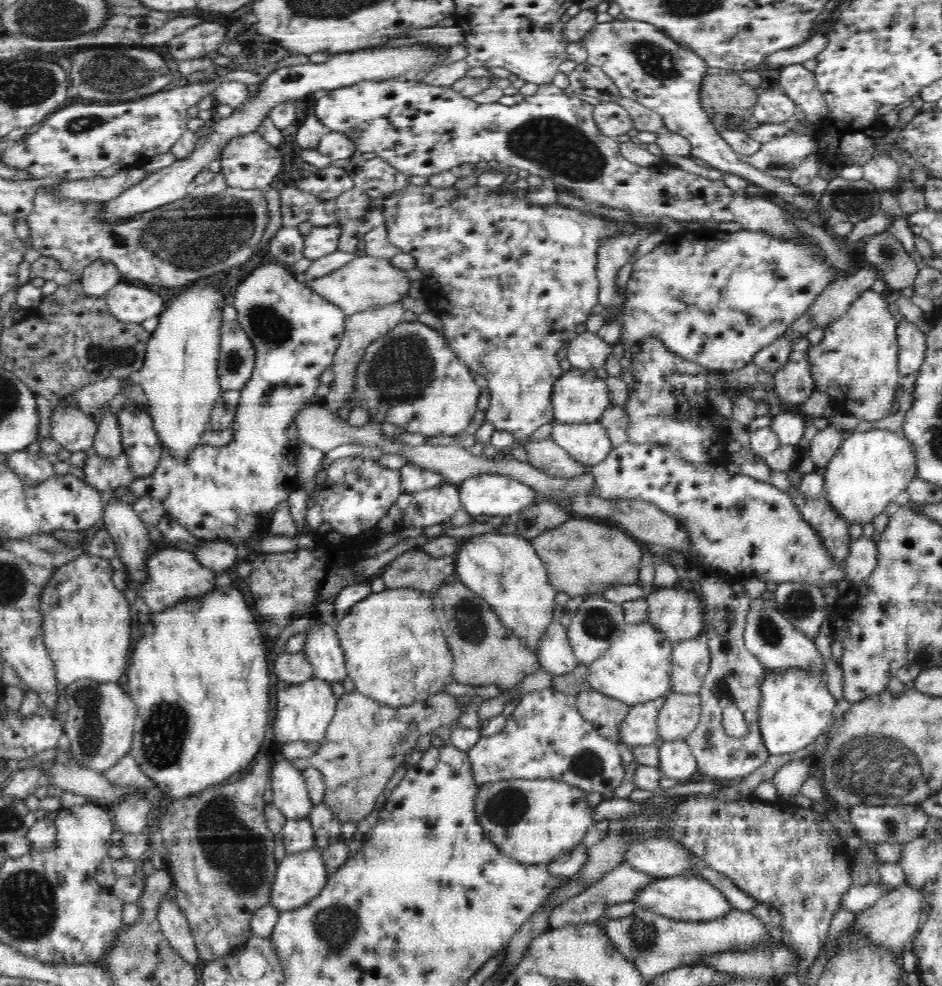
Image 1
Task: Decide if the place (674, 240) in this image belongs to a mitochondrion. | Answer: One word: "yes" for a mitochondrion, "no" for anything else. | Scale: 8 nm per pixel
no

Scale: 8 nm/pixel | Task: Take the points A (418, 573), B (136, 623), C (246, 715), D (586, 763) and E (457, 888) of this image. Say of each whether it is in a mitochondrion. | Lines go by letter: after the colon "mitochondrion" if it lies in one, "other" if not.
A: other
B: other
C: other
D: mitochondrion
E: other

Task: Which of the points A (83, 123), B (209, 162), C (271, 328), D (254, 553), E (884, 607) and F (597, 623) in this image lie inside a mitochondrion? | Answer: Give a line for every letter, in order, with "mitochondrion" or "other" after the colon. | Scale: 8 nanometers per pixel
A: mitochondrion
B: other
C: mitochondrion
D: other
E: other
F: mitochondrion

